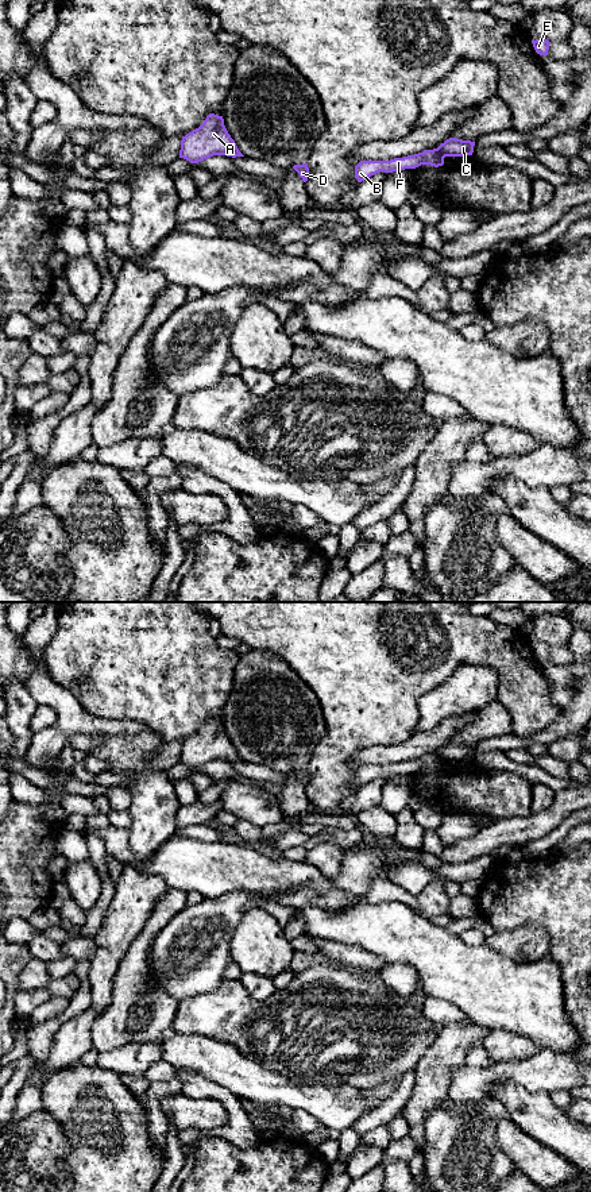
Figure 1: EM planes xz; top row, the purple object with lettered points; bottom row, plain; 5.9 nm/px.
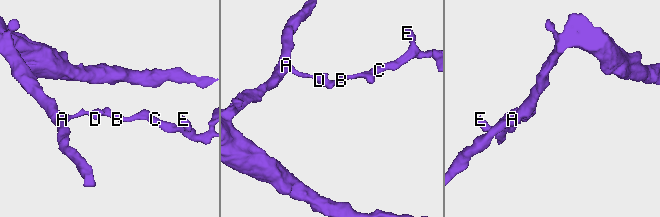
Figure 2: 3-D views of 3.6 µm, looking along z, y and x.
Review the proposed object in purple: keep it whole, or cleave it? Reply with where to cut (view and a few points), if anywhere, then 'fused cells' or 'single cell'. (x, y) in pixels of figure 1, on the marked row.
cut xz (437, 147), (445, 155); fused cells

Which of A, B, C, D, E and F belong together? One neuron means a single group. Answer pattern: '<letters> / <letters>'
A B D F / C E

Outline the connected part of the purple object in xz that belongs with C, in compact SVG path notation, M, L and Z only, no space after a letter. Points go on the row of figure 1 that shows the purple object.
M449 138L444 143L441 143L437 148L445 157L463 157L463 155L472 155L474 146L475 142Z

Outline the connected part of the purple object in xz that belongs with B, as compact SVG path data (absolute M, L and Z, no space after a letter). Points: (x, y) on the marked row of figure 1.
M433 148L390 161L360 161L355 166L355 178L358 182L362 182L379 171L393 173L405 169L416 169L421 165L439 167L444 165L444 158L445 155L439 148Z

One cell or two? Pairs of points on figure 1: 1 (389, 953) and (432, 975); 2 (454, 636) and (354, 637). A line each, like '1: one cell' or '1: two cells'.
1: one cell
2: one cell

